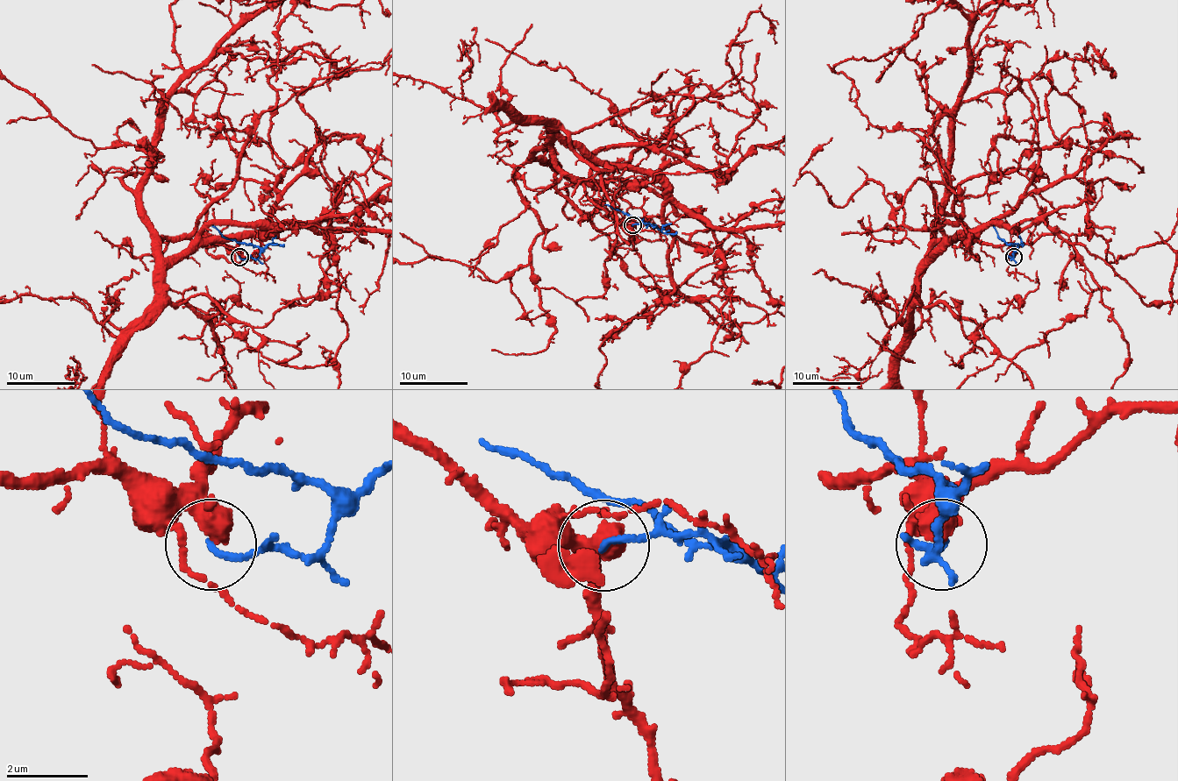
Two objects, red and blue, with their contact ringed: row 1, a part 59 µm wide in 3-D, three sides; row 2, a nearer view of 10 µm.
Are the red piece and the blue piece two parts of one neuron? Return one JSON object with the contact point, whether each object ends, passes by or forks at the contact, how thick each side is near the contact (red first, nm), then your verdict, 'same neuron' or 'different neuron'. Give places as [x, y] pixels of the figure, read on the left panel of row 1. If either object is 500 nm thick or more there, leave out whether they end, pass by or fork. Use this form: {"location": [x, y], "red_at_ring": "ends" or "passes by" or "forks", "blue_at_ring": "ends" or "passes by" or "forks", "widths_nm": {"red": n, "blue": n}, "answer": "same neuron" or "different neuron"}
{"location": [239, 257], "red_at_ring": "passes by", "blue_at_ring": "ends", "widths_nm": {"red": 440, "blue": 160}, "answer": "different neuron"}

